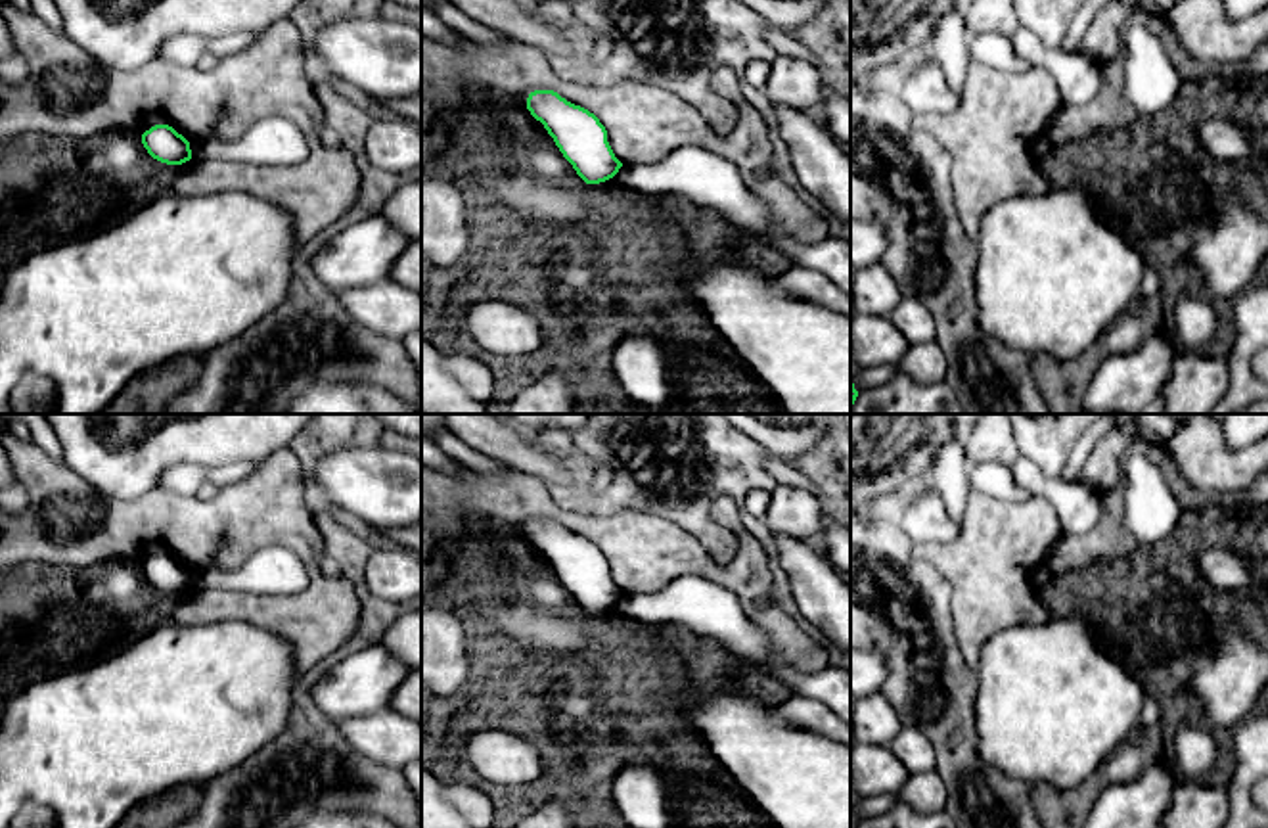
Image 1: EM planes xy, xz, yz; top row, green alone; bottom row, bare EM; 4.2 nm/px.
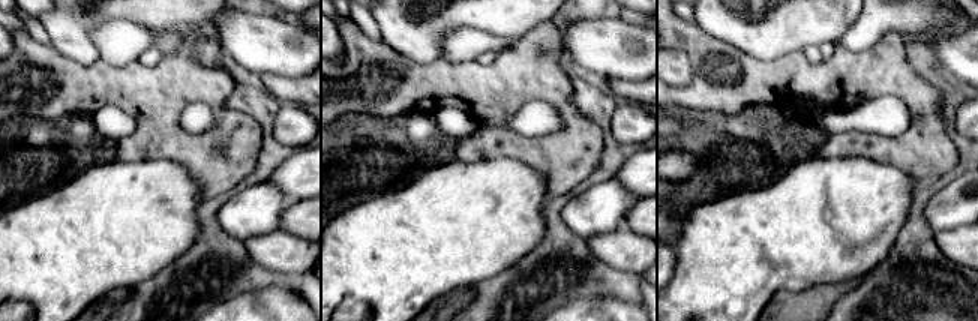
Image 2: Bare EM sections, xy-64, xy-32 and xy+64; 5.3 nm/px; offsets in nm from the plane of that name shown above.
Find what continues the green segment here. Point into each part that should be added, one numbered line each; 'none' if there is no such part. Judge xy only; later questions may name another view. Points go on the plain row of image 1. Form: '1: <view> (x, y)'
none

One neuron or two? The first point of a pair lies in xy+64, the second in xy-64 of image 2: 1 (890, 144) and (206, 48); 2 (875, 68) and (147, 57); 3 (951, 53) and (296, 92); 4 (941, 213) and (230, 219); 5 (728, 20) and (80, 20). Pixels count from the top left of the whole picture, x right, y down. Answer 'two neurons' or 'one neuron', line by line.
1: two neurons
2: two neurons
3: two neurons
4: one neuron
5: one neuron

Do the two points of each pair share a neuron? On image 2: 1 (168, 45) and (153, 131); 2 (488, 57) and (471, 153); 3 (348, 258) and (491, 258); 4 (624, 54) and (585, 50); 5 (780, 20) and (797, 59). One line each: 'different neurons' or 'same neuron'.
1: different neurons
2: different neurons
3: same neuron
4: same neuron
5: different neurons

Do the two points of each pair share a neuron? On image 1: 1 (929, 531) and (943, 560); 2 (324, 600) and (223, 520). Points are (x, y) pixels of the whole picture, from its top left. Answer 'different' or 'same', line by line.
1: different
2: same

